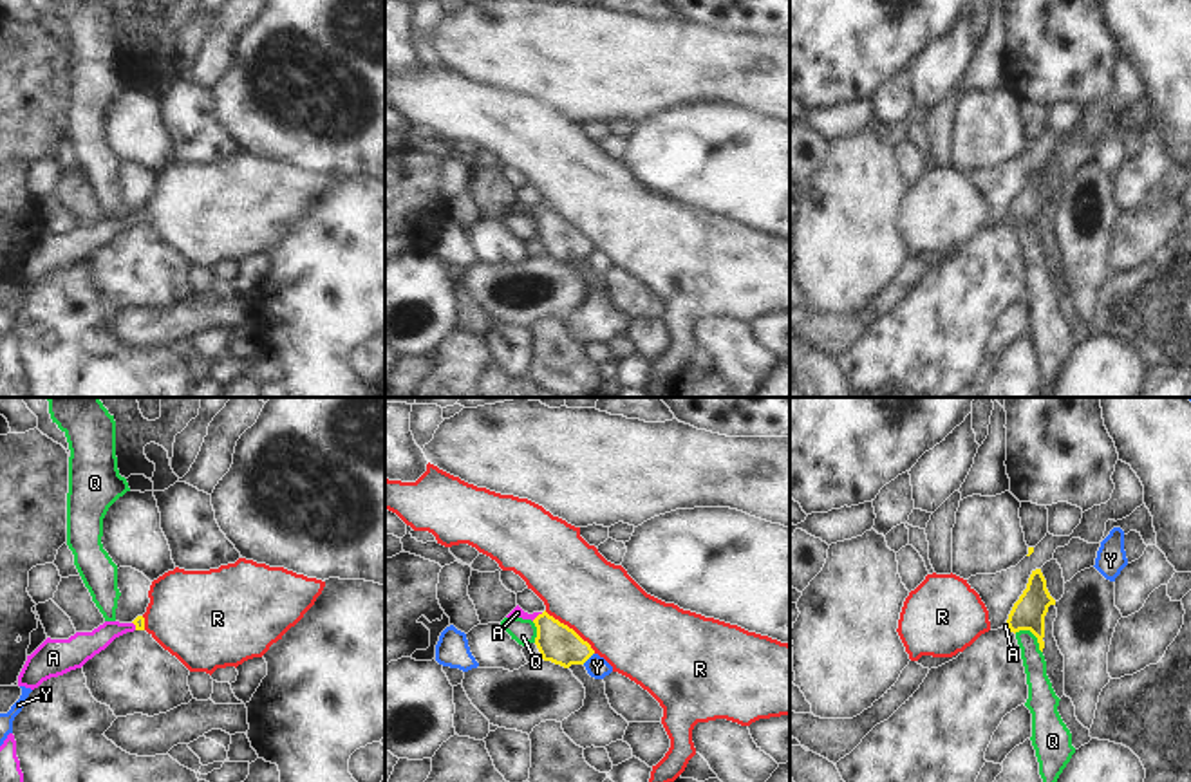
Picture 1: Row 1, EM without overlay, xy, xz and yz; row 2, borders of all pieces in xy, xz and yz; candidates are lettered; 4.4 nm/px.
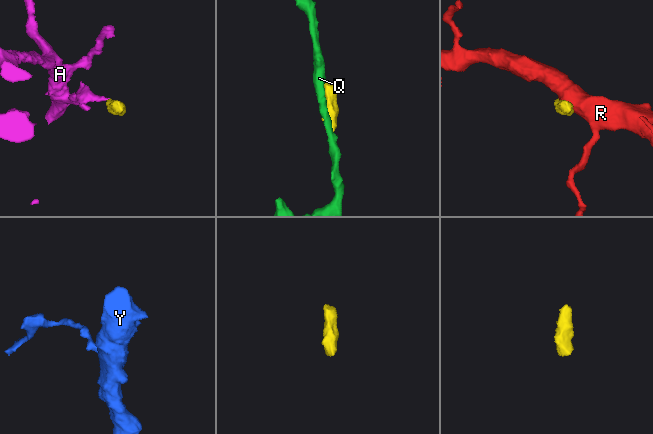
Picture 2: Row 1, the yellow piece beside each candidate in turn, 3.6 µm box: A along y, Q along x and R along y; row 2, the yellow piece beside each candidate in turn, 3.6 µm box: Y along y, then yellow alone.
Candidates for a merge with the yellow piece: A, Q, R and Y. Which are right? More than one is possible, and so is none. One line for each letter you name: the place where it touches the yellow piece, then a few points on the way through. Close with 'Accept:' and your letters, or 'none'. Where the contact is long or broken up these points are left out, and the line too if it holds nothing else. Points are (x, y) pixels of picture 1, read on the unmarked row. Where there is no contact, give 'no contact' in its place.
A: meets yellow in xz at (539, 210); runs through xz (559, 239), (539, 210), (525, 212), (517, 208)
Accept: A

